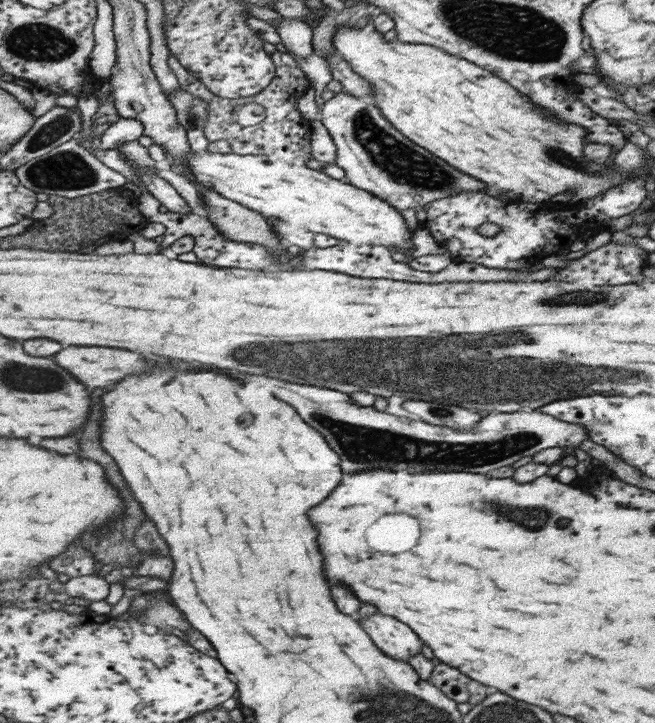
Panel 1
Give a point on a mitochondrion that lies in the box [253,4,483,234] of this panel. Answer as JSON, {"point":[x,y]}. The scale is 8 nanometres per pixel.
{"point":[401,163]}

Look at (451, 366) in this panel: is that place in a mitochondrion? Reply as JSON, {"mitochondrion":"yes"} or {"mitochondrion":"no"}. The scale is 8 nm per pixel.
{"mitochondrion":"yes"}

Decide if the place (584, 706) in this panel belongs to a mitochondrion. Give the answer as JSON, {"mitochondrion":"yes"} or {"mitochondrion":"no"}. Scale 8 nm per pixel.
{"mitochondrion":"no"}

